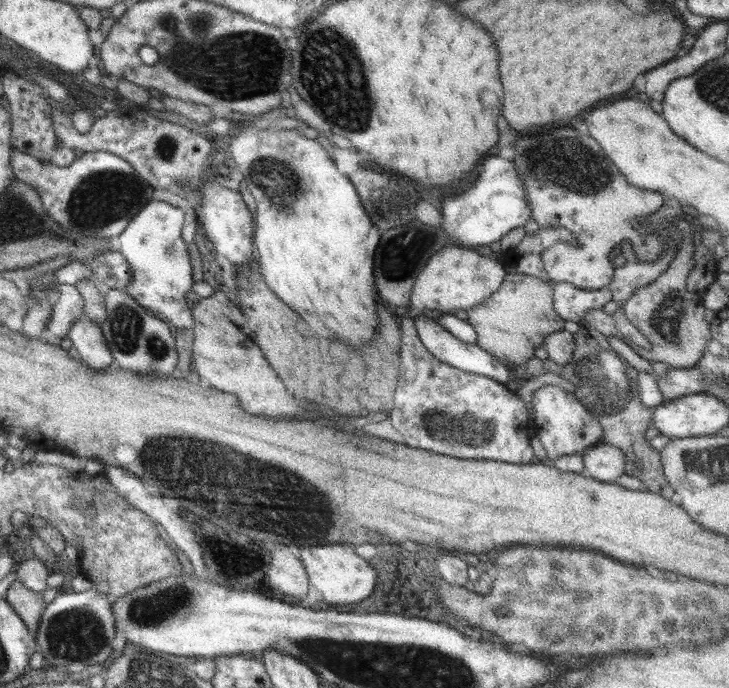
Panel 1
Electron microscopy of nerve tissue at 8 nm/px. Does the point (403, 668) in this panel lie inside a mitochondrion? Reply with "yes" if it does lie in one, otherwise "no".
yes

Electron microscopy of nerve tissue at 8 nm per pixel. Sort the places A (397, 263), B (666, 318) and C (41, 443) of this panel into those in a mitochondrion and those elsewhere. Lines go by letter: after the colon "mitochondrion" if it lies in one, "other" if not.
A: mitochondrion
B: mitochondrion
C: other

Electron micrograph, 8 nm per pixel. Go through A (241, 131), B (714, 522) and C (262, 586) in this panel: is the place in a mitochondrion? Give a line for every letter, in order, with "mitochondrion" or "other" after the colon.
A: other
B: other
C: other

